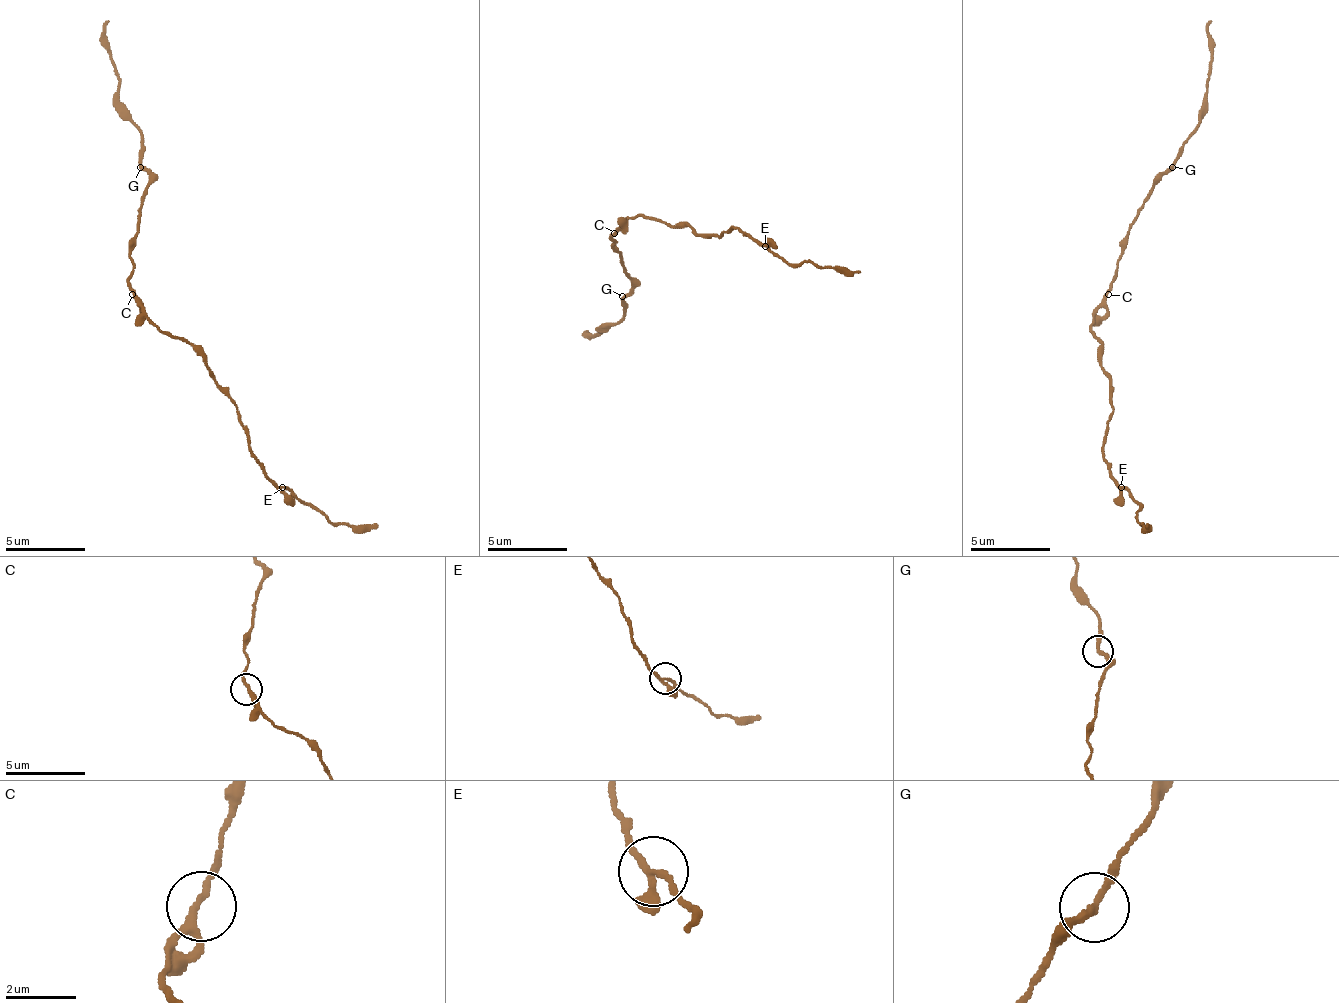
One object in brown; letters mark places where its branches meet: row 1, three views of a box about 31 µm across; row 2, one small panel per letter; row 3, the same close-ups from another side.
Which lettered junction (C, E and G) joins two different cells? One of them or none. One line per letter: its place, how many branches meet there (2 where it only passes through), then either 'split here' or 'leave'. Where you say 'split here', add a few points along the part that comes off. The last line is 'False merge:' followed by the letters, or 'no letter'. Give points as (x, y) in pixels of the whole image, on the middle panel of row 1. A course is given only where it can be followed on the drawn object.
C: (614, 233) | 3 | leave
E: (765, 246) | 3 | leave
G: (622, 296) | 2 | leave
False merge: no letter

